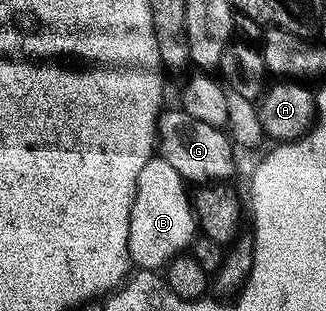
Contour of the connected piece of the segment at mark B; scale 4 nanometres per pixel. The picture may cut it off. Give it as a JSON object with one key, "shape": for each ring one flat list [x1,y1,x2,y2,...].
{"shape":[[154,157,139,169,134,183,133,204,129,206,127,249,129,261,134,268,157,271,169,260,182,254,198,234,197,217,193,213,190,192,179,173,160,157]]}

